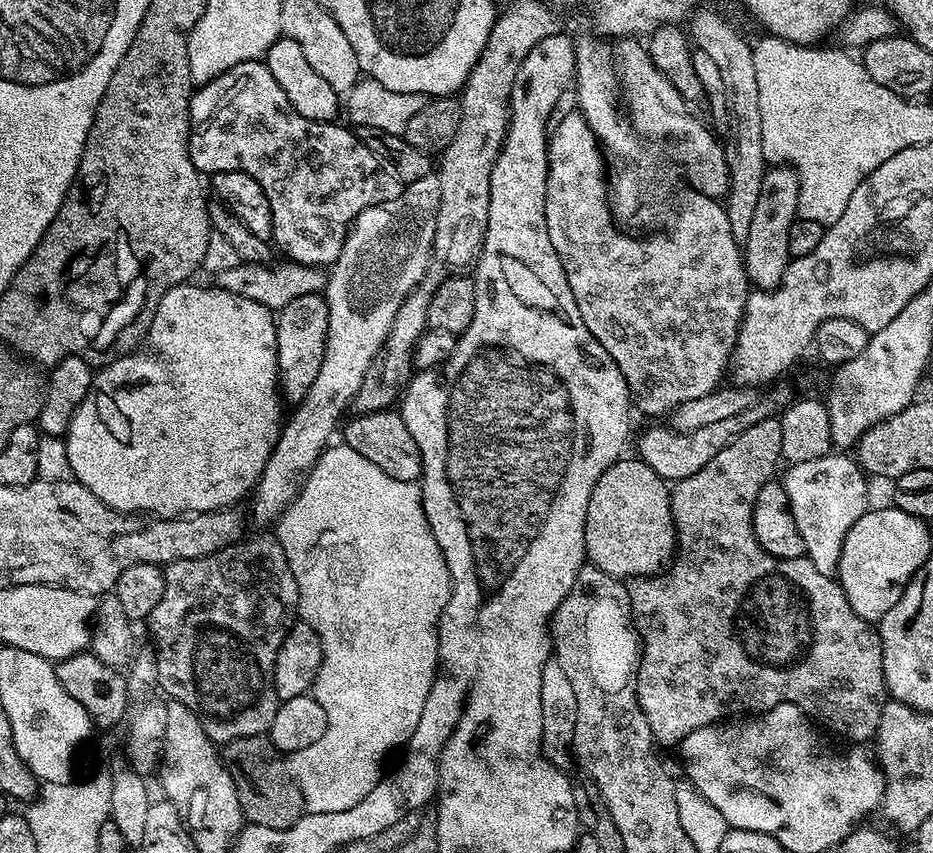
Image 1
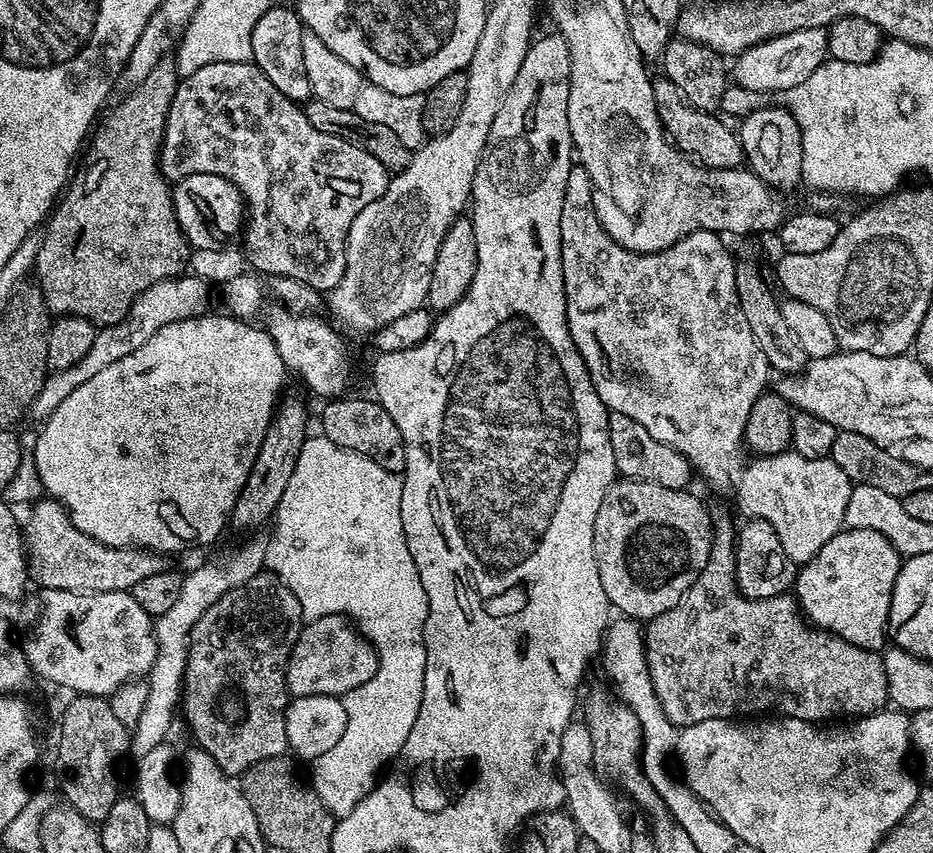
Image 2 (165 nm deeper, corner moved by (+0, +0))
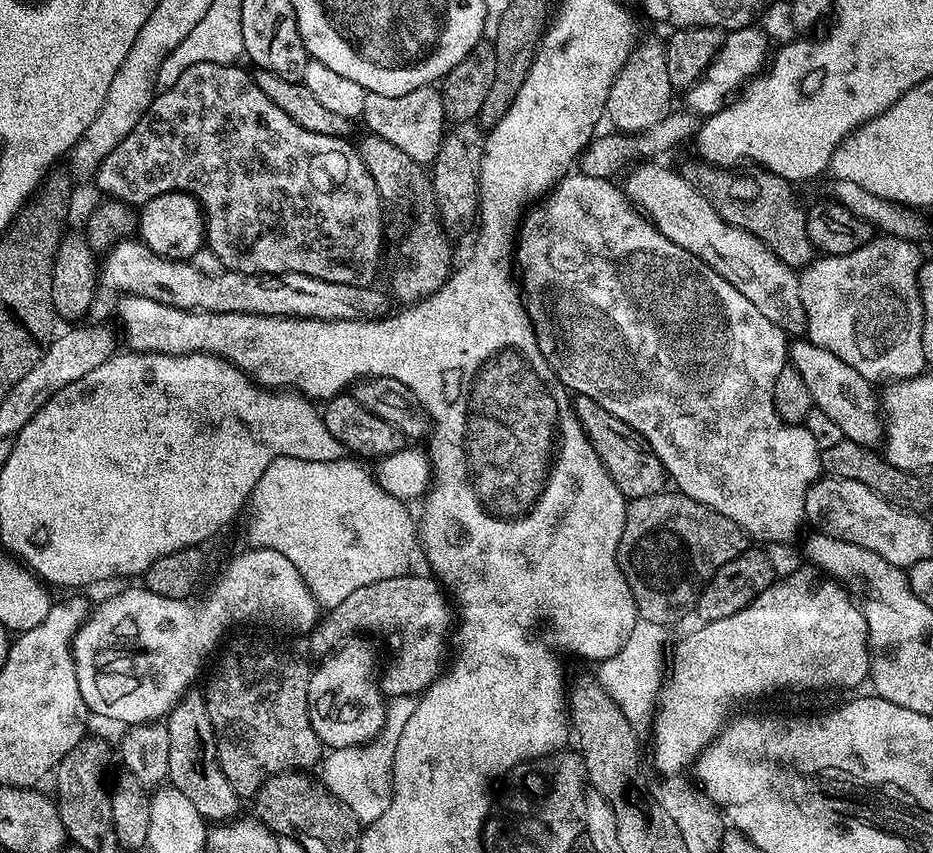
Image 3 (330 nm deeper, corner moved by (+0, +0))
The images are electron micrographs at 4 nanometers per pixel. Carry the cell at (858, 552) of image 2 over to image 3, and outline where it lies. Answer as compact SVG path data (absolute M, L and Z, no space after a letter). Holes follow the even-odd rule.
M815 566L803 567L785 580L777 579L738 614L701 623L701 628L681 638L676 653L671 653L670 671L650 724L656 762L664 771L680 772L695 761L725 723L728 700L740 700L774 688L856 688L869 679L866 618L837 581Z

